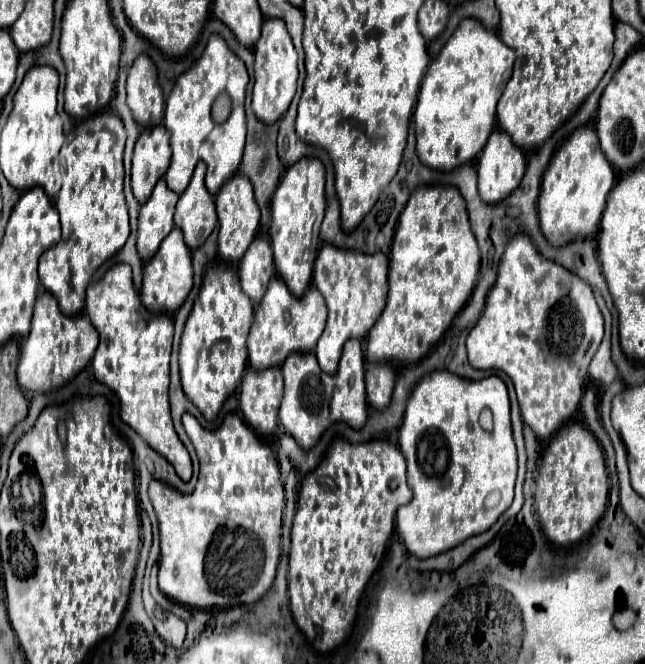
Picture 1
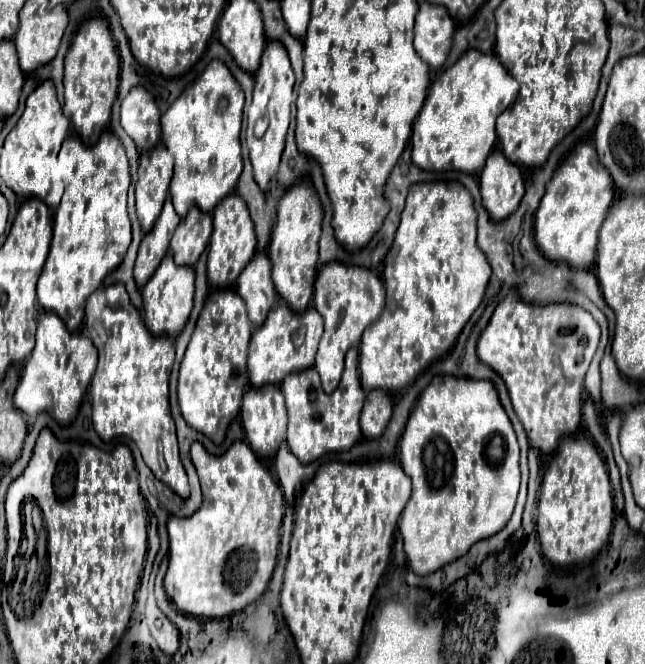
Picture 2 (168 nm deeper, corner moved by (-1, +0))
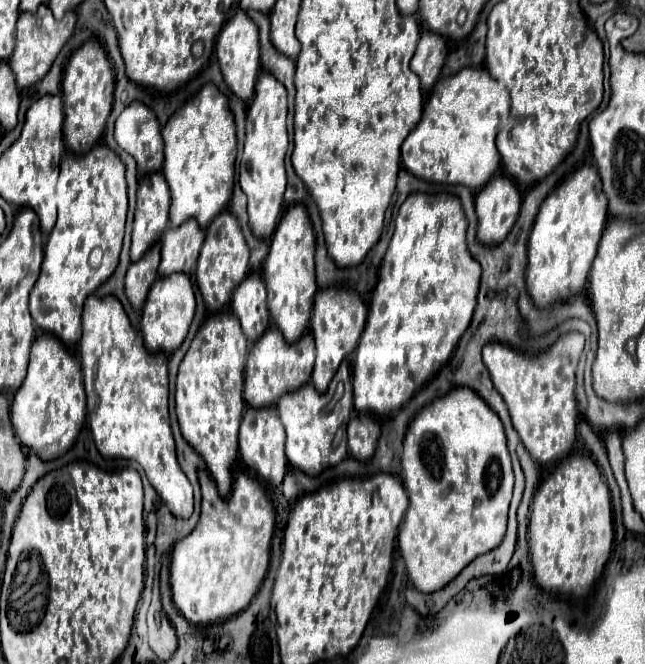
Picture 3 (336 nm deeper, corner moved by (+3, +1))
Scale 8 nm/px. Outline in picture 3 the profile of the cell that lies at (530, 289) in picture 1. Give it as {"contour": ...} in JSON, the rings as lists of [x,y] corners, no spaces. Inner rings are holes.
{"contour":[[[580,333],[560,337],[540,357],[522,355],[504,343],[490,343],[484,347],[484,363],[490,371],[492,383],[510,411],[510,419],[520,441],[530,457],[540,465],[554,465],[562,461],[576,441],[578,409],[574,397],[574,375],[582,349],[584,337]]]}

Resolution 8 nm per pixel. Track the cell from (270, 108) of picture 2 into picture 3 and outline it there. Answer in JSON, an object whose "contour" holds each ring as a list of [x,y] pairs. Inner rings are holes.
{"contour":[[[260,75],[246,117],[246,145],[240,161],[240,187],[248,197],[248,219],[250,227],[260,239],[270,239],[284,207],[286,191],[286,165],[284,157],[288,151],[288,129],[286,129],[286,89],[272,75]]]}

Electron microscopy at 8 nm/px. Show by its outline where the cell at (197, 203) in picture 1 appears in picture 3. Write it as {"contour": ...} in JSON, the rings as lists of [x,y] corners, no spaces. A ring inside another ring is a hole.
{"contour":[[[188,221],[176,229],[174,227],[168,229],[160,251],[162,259],[158,275],[160,277],[168,277],[172,273],[190,275],[196,265],[202,243],[204,243],[204,229],[200,229],[196,221]]]}

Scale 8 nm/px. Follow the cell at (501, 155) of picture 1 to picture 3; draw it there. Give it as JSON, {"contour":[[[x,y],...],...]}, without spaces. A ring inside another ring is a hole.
{"contour":[[[494,177],[480,193],[476,193],[476,241],[480,245],[500,245],[512,231],[520,205],[522,197],[518,187],[506,177]]]}

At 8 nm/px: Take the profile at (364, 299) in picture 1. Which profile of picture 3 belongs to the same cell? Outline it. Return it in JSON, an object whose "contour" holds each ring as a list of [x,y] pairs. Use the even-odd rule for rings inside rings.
{"contour":[[[328,287],[318,291],[314,299],[314,311],[312,311],[312,323],[310,323],[310,331],[316,343],[316,363],[312,371],[312,385],[316,387],[318,393],[326,393],[340,363],[356,349],[360,333],[366,325],[366,317],[368,317],[366,303],[356,293],[352,291],[348,293],[348,289],[342,289],[342,287]]]}

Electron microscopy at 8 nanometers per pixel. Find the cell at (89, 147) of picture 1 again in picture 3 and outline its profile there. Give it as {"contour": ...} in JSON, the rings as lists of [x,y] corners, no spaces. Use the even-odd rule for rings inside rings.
{"contour":[[[98,145],[92,149],[92,153],[74,157],[66,155],[62,159],[62,169],[56,185],[56,201],[58,201],[58,223],[52,229],[46,247],[44,247],[44,261],[42,261],[42,273],[30,293],[30,313],[34,323],[60,339],[66,347],[80,341],[80,317],[82,307],[88,295],[92,295],[116,269],[118,257],[122,251],[122,237],[124,237],[124,225],[126,225],[126,213],[128,213],[128,189],[126,189],[126,165],[108,149],[106,145]],[[94,249],[102,251],[102,259],[98,267],[90,265],[90,253]]]}

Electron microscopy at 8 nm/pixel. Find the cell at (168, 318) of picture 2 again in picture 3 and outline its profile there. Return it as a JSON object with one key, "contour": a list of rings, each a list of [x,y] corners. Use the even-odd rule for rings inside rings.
{"contour":[[[174,273],[170,277],[160,277],[148,293],[148,301],[142,309],[142,319],[140,319],[140,331],[142,331],[146,349],[150,349],[152,353],[164,353],[166,357],[170,357],[184,343],[188,335],[188,329],[194,317],[194,307],[196,307],[196,299],[194,299],[194,289],[188,275]]]}

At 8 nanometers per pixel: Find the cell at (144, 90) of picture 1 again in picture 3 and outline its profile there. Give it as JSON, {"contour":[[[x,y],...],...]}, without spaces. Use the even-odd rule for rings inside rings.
{"contour":[[[134,101],[116,119],[116,141],[134,157],[138,175],[158,173],[164,165],[164,141],[156,115],[146,105]]]}

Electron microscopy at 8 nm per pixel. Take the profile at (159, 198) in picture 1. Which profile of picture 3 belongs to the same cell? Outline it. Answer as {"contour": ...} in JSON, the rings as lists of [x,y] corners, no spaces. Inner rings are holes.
{"contour":[[[160,245],[146,253],[138,263],[132,263],[126,273],[126,297],[136,311],[140,311],[140,305],[144,305],[144,297],[148,297],[152,281],[158,277],[158,261]]]}

